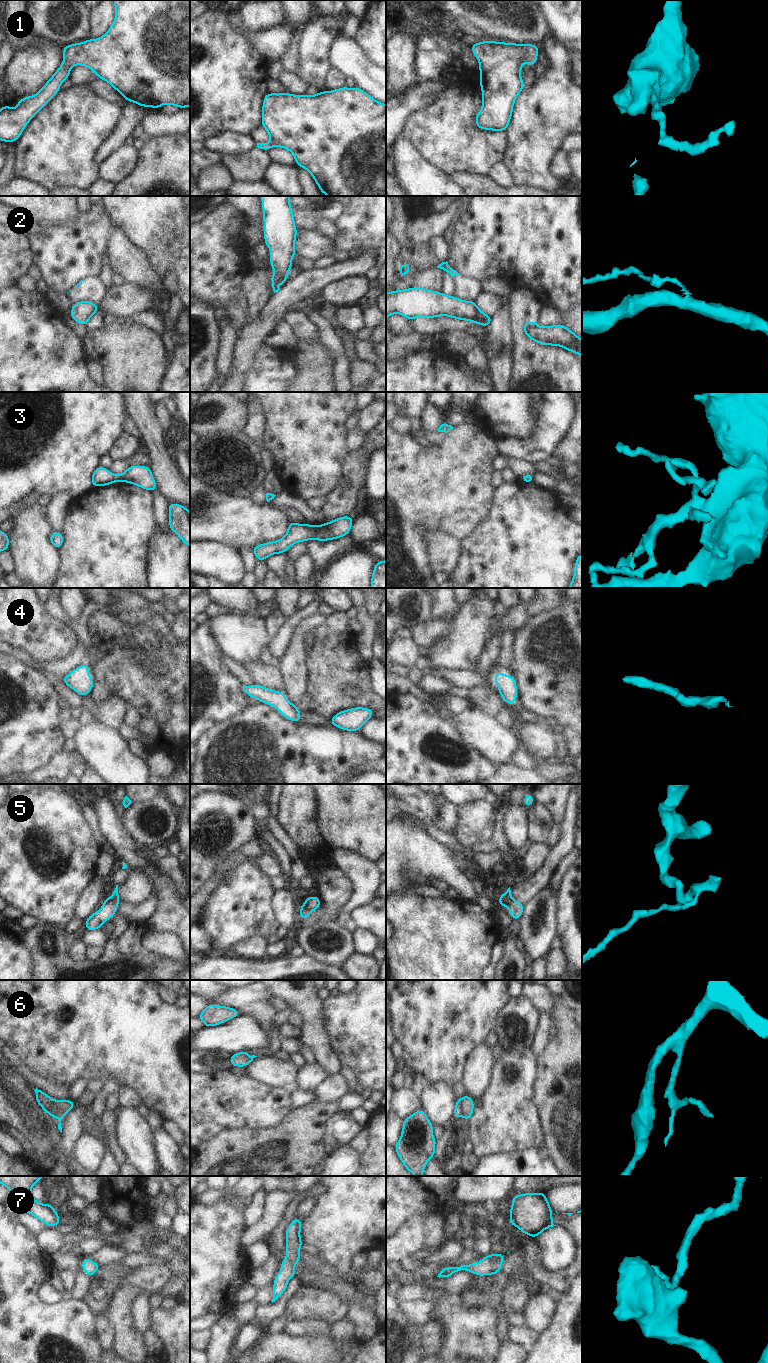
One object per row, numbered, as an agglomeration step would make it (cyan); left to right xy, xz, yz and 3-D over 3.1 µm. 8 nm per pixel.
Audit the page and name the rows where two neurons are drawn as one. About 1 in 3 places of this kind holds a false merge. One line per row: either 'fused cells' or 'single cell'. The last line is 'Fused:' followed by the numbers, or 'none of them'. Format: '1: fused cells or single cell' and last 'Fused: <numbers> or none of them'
1: single cell
2: fused cells
3: single cell
4: single cell
5: fused cells
6: single cell
7: single cell
Fused: 2, 5

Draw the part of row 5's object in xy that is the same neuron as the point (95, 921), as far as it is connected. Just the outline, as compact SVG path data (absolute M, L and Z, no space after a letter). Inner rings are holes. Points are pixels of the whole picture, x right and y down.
M106 897L102 907L95 913L92 913L85 920L85 927L87 931L94 931L102 928L105 921L110 920L117 913L117 906L109 897Z

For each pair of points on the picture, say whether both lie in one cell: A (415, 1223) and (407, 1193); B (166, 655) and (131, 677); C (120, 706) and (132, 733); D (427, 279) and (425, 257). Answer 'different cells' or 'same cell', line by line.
A: different cells
B: same cell
C: different cells
D: different cells

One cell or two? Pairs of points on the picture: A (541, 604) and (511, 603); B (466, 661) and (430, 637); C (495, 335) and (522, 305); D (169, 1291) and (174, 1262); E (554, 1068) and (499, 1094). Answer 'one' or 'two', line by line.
A: two
B: two
C: two
D: one
E: two

